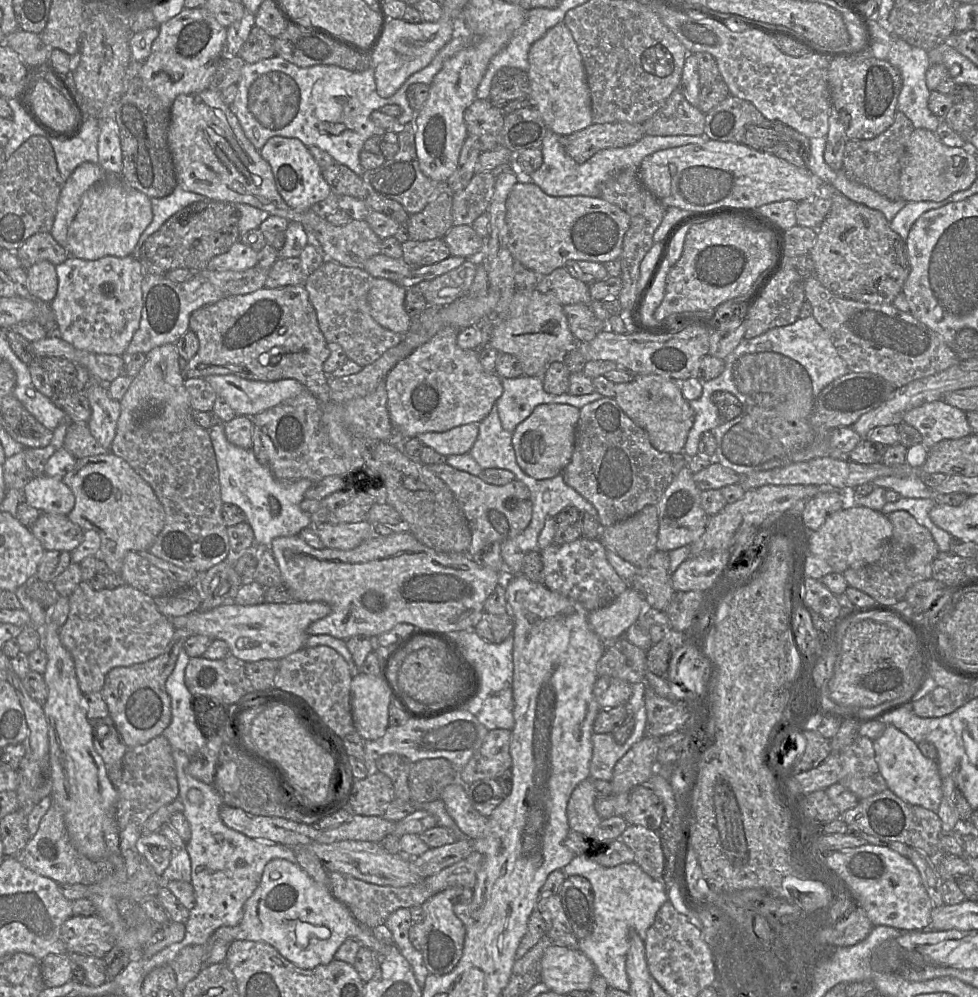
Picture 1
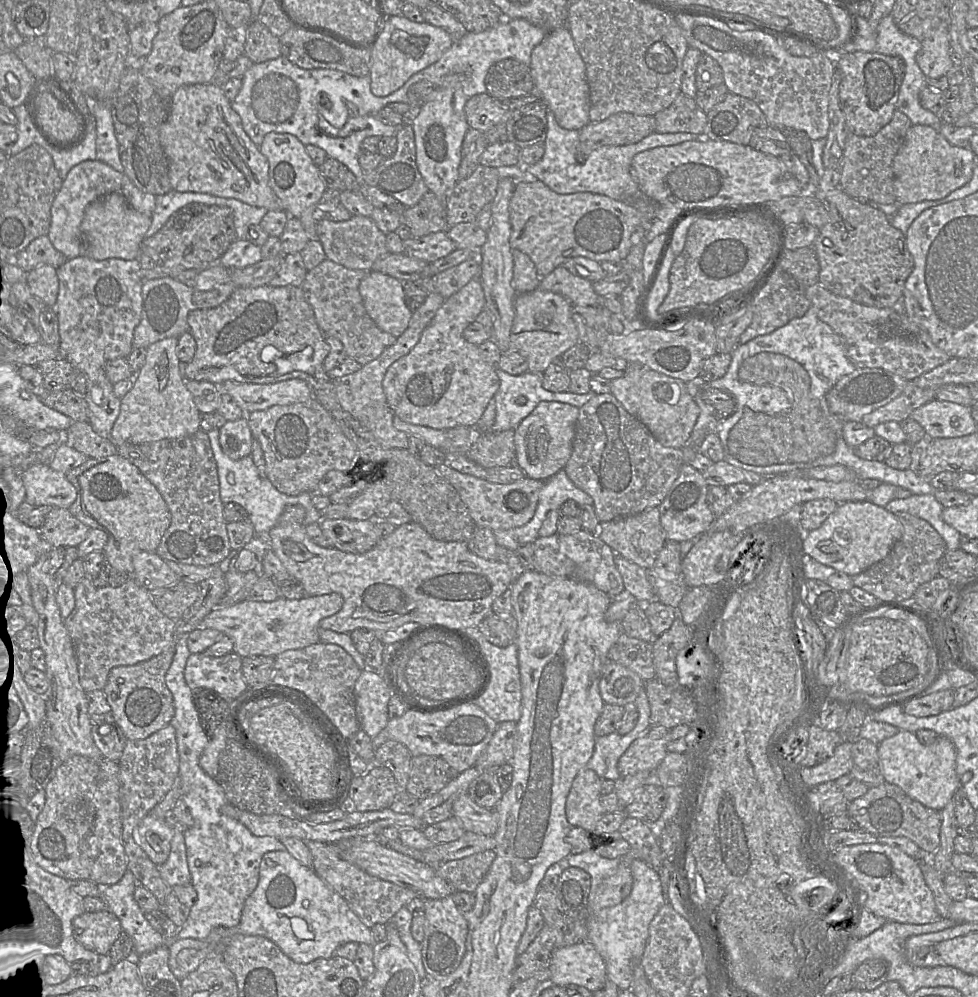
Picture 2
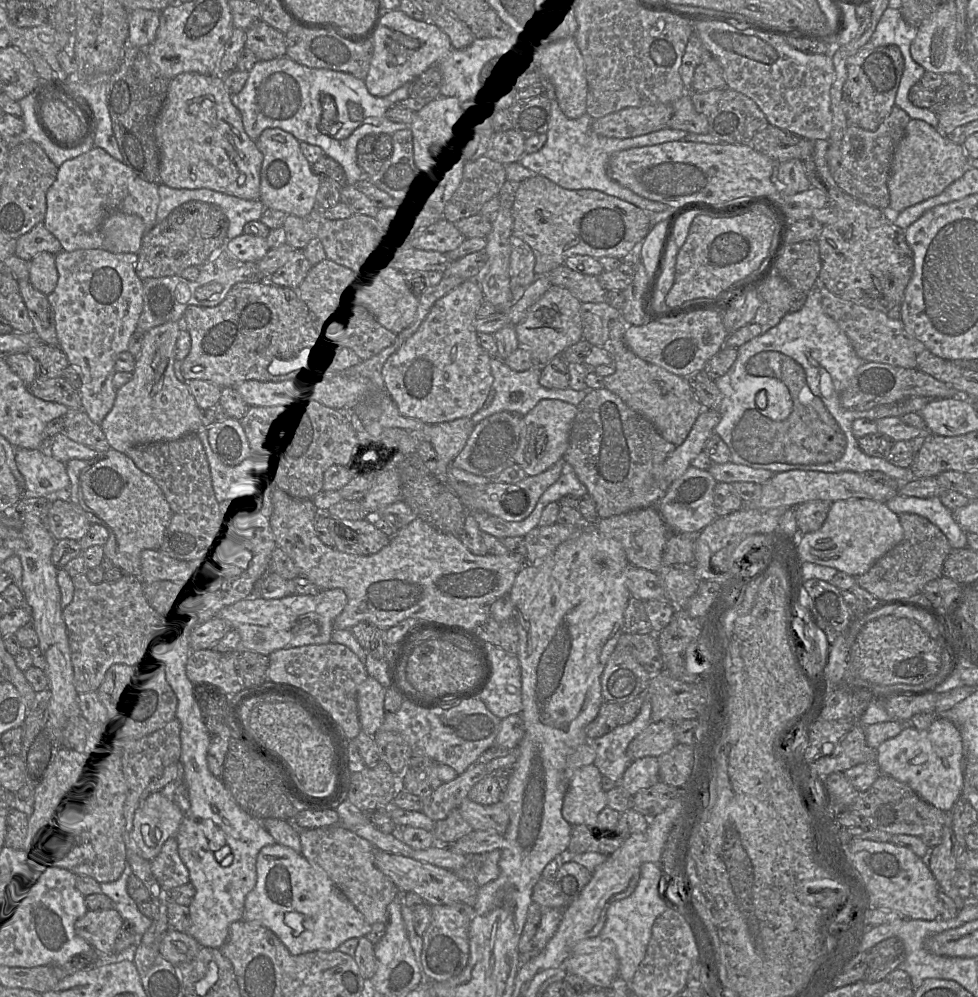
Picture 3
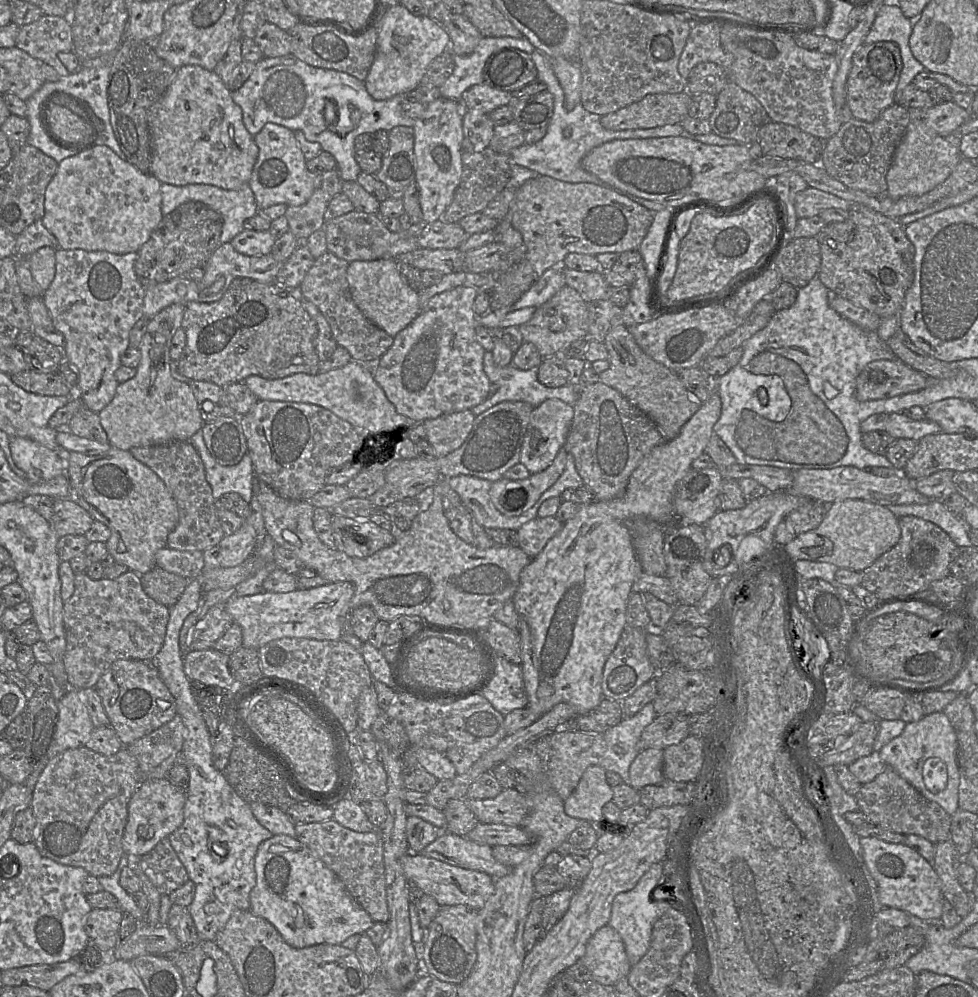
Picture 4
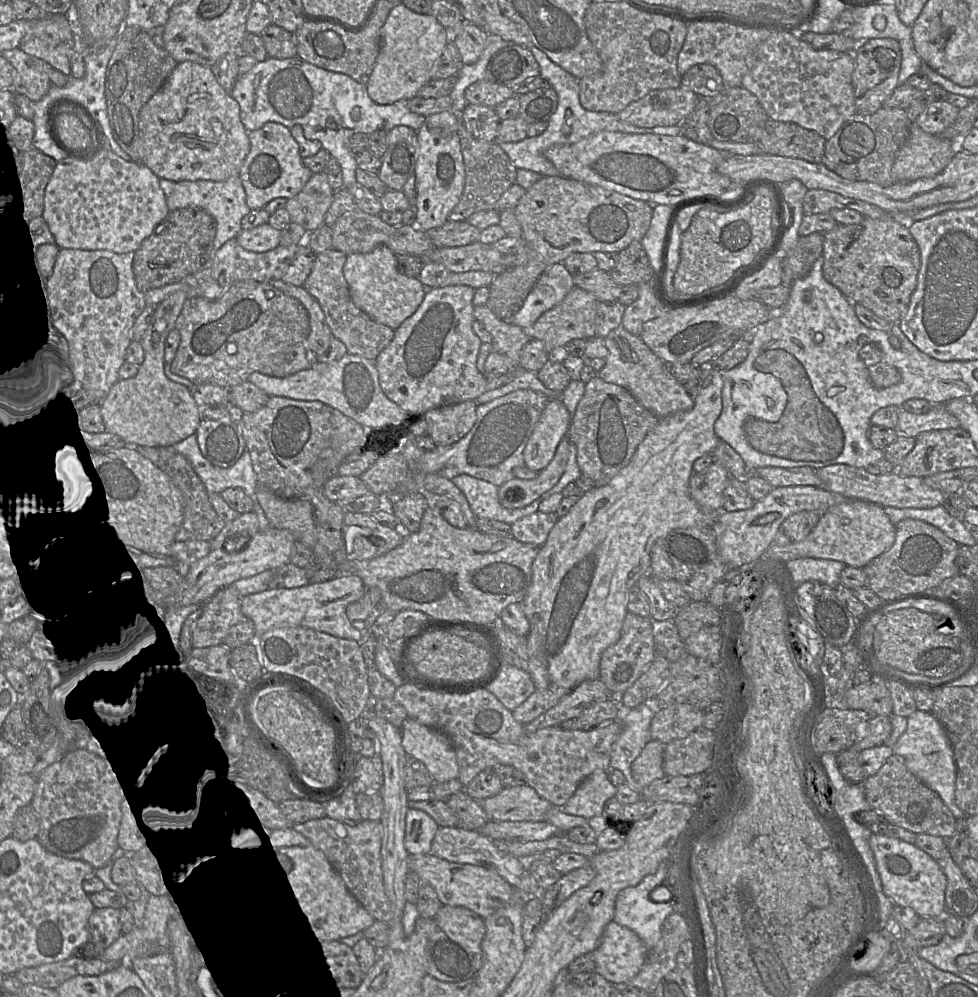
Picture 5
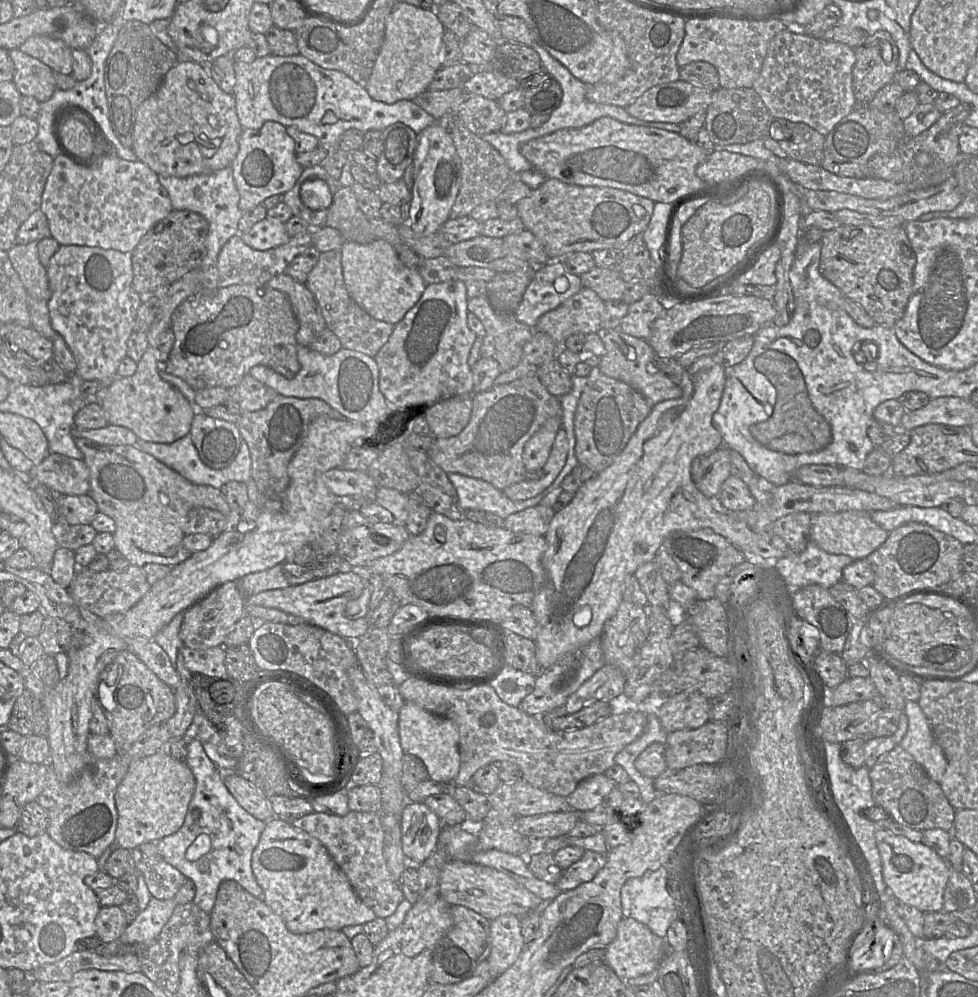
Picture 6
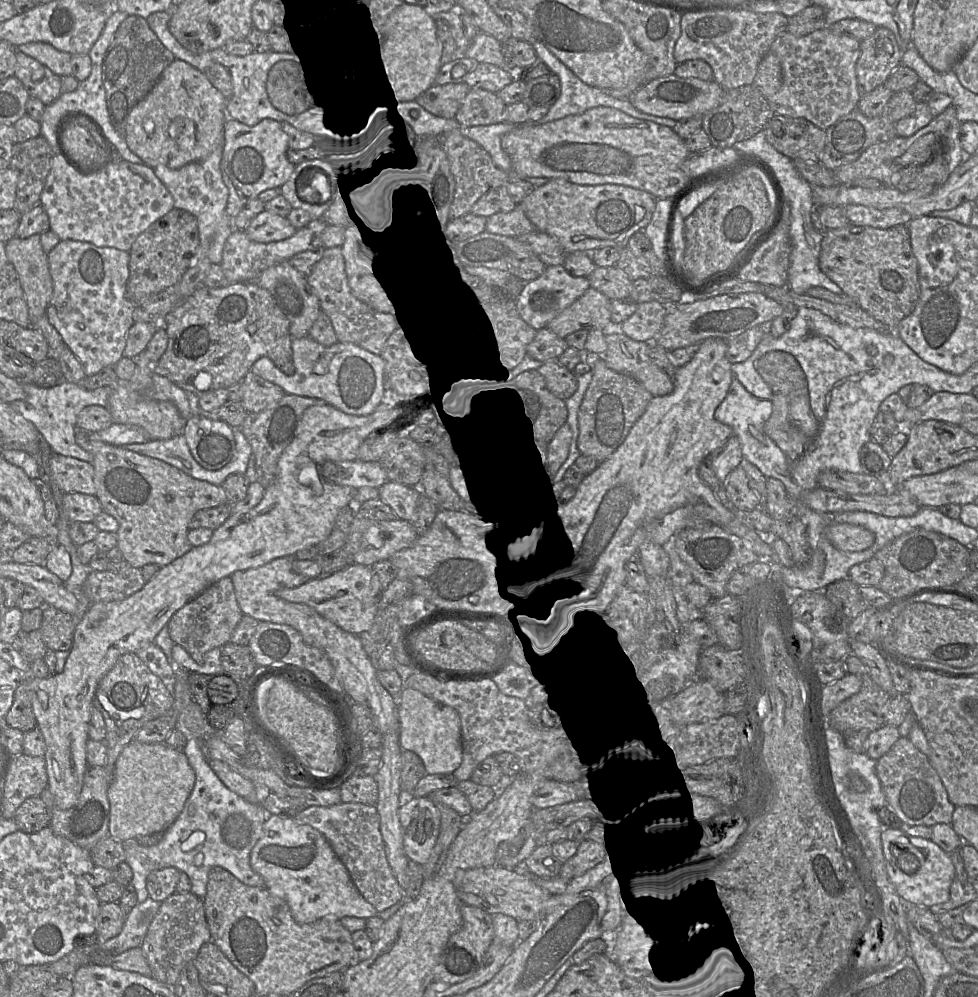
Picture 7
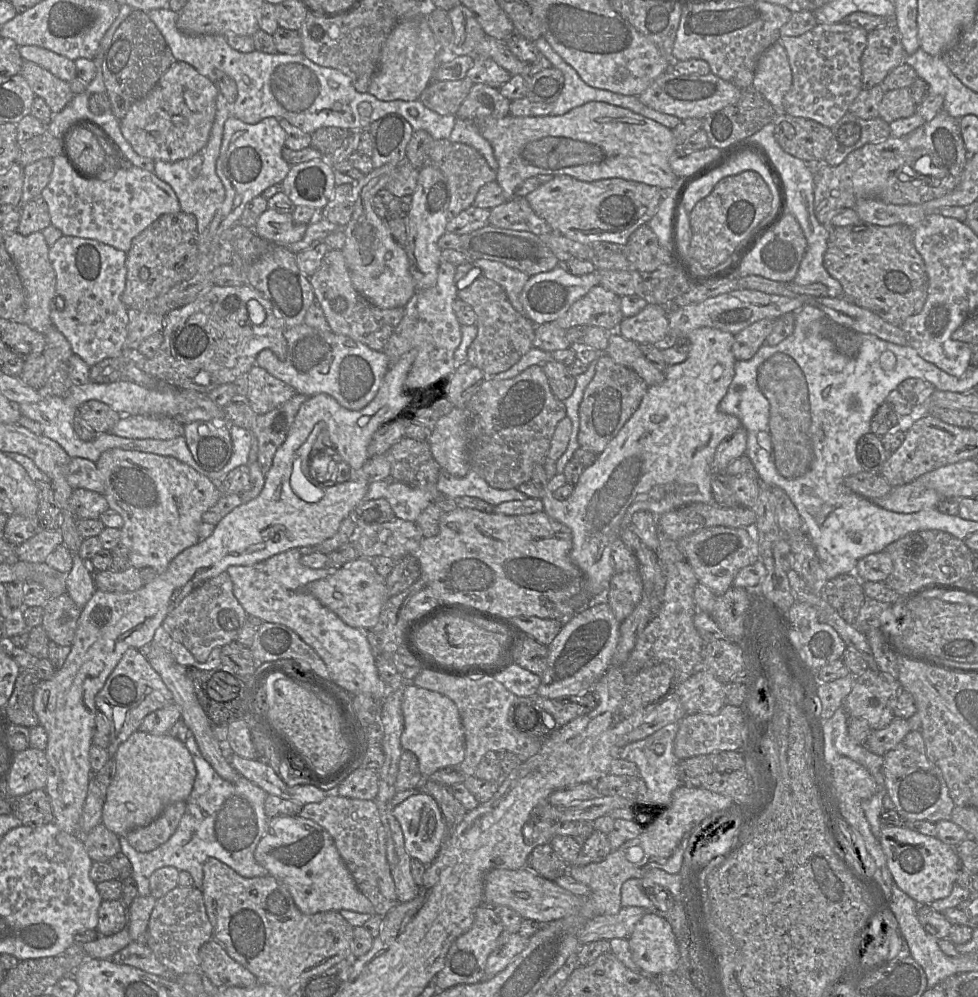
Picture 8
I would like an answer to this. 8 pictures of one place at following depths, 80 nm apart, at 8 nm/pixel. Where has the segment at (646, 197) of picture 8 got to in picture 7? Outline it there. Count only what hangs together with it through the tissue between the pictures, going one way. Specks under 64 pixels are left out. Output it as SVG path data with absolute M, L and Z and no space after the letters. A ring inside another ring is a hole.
M555 178L535 188L518 205L536 230L556 238L568 254L571 252L591 253L595 249L606 246L623 247L634 233L644 230L650 223L656 202L657 198L653 194L629 186L619 184L579 185L562 178Z

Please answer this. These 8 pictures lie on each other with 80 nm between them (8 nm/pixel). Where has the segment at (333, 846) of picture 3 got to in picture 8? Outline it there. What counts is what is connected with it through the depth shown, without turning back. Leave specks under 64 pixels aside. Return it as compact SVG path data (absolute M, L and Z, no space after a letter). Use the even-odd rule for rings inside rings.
M340 795L327 796L320 802L305 804L299 816L315 821L330 833L358 889L370 900L375 913L384 916L399 903L386 856L386 832L375 800L347 798Z

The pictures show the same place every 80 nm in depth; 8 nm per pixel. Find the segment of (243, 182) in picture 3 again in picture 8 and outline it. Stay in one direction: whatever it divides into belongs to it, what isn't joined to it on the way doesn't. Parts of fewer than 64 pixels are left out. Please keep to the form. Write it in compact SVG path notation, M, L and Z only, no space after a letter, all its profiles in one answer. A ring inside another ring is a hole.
M176 61L144 98L120 120L125 139L141 156L176 162L197 154L208 142L217 110L218 87L193 66Z

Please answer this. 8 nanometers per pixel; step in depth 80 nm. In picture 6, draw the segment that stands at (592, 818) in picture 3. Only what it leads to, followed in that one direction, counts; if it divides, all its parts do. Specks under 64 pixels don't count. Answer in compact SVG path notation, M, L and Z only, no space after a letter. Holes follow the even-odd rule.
M596 774L583 780L566 799L569 809L586 812L602 805L603 799L616 787L605 774Z

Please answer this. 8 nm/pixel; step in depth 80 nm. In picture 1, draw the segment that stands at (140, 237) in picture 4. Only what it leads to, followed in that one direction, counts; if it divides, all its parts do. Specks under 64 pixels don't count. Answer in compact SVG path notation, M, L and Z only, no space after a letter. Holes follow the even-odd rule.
M98 163L80 164L64 182L56 207L56 215L50 231L55 241L66 248L67 233L81 203L84 192L95 184L105 171Z

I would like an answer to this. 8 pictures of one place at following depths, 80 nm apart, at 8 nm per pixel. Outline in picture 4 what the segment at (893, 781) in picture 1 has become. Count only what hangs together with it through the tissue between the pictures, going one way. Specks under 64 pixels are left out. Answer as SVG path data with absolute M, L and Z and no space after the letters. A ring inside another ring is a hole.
M943 712L926 714L918 721L907 723L903 732L879 752L887 766L893 767L926 798L938 803L951 816L959 809L958 740Z

